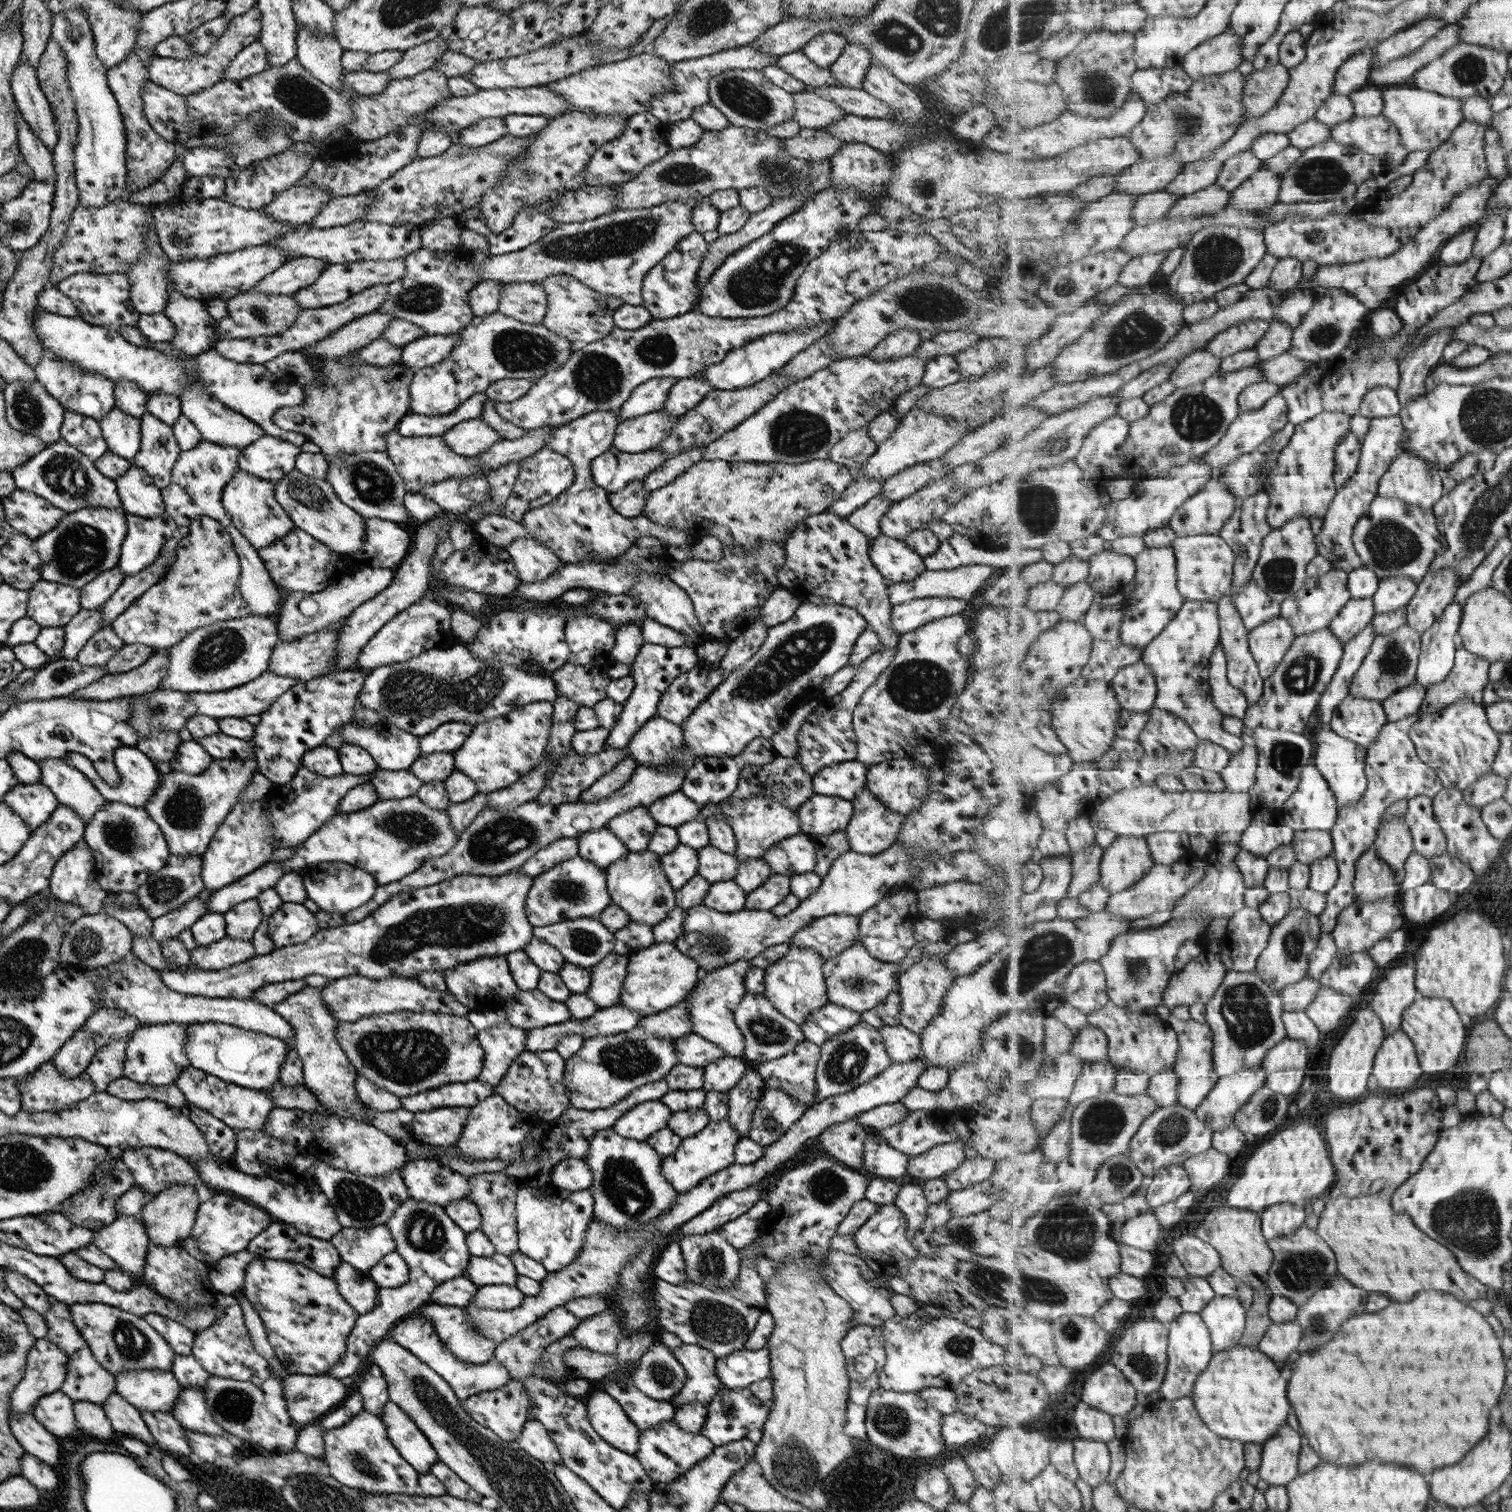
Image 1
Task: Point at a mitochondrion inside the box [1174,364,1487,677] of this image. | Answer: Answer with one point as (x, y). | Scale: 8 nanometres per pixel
(1391, 544)

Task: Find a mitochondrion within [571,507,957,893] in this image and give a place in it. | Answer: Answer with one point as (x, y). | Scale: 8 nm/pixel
(799, 651)

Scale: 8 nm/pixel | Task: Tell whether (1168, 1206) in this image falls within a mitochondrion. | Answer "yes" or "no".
no

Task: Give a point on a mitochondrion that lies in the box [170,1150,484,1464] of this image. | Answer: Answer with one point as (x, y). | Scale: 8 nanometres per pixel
(358, 1200)

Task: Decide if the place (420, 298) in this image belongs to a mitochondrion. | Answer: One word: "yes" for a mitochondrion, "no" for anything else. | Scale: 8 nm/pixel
yes

